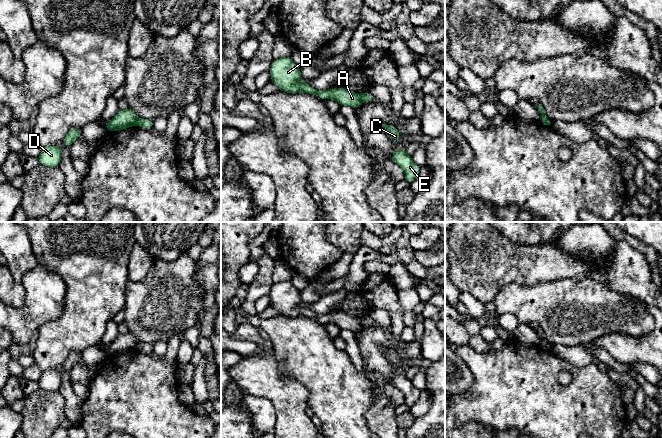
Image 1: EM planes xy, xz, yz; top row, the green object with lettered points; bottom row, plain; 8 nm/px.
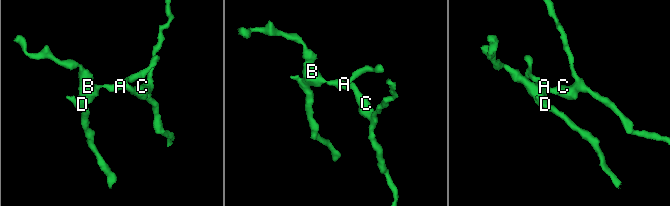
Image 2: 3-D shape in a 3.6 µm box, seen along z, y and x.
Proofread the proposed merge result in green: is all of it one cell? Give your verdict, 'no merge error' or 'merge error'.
merge error

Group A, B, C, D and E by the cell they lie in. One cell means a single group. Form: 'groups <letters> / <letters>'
groups A B D / C E

